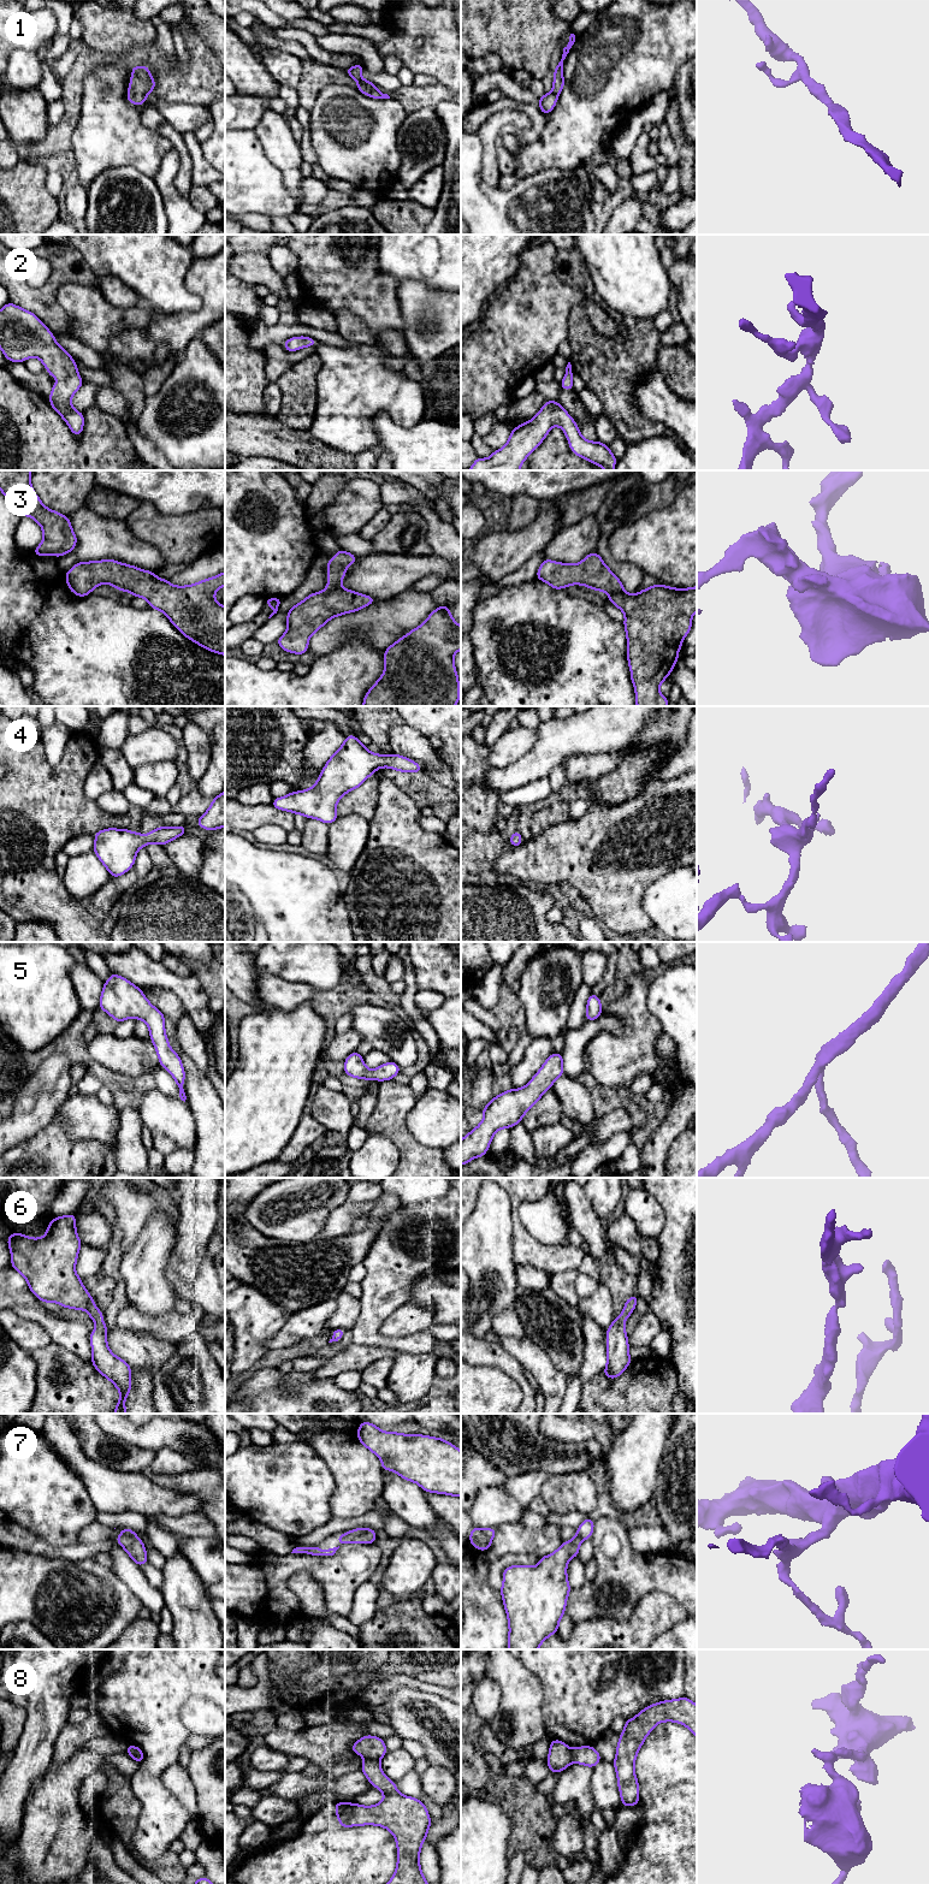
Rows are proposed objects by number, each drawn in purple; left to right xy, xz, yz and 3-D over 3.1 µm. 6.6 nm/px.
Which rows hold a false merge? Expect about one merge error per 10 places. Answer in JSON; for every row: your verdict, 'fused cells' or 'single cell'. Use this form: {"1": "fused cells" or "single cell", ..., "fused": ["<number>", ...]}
{"1": "single cell", "2": "single cell", "3": "single cell", "4": "single cell", "5": "single cell", "6": "single cell", "7": "single cell", "8": "fused cells", "fused": ["8"]}

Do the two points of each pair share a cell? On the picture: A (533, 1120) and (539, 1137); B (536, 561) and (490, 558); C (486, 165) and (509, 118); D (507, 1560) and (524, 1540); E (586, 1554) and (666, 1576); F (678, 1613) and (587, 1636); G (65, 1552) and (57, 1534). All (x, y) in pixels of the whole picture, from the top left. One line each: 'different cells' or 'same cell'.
A: different cells
B: different cells
C: same cell
D: different cells
E: different cells
F: same cell
G: different cells

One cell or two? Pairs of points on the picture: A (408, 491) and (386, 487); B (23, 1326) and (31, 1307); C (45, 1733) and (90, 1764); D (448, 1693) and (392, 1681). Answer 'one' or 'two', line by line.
A: one
B: two
C: two
D: one

